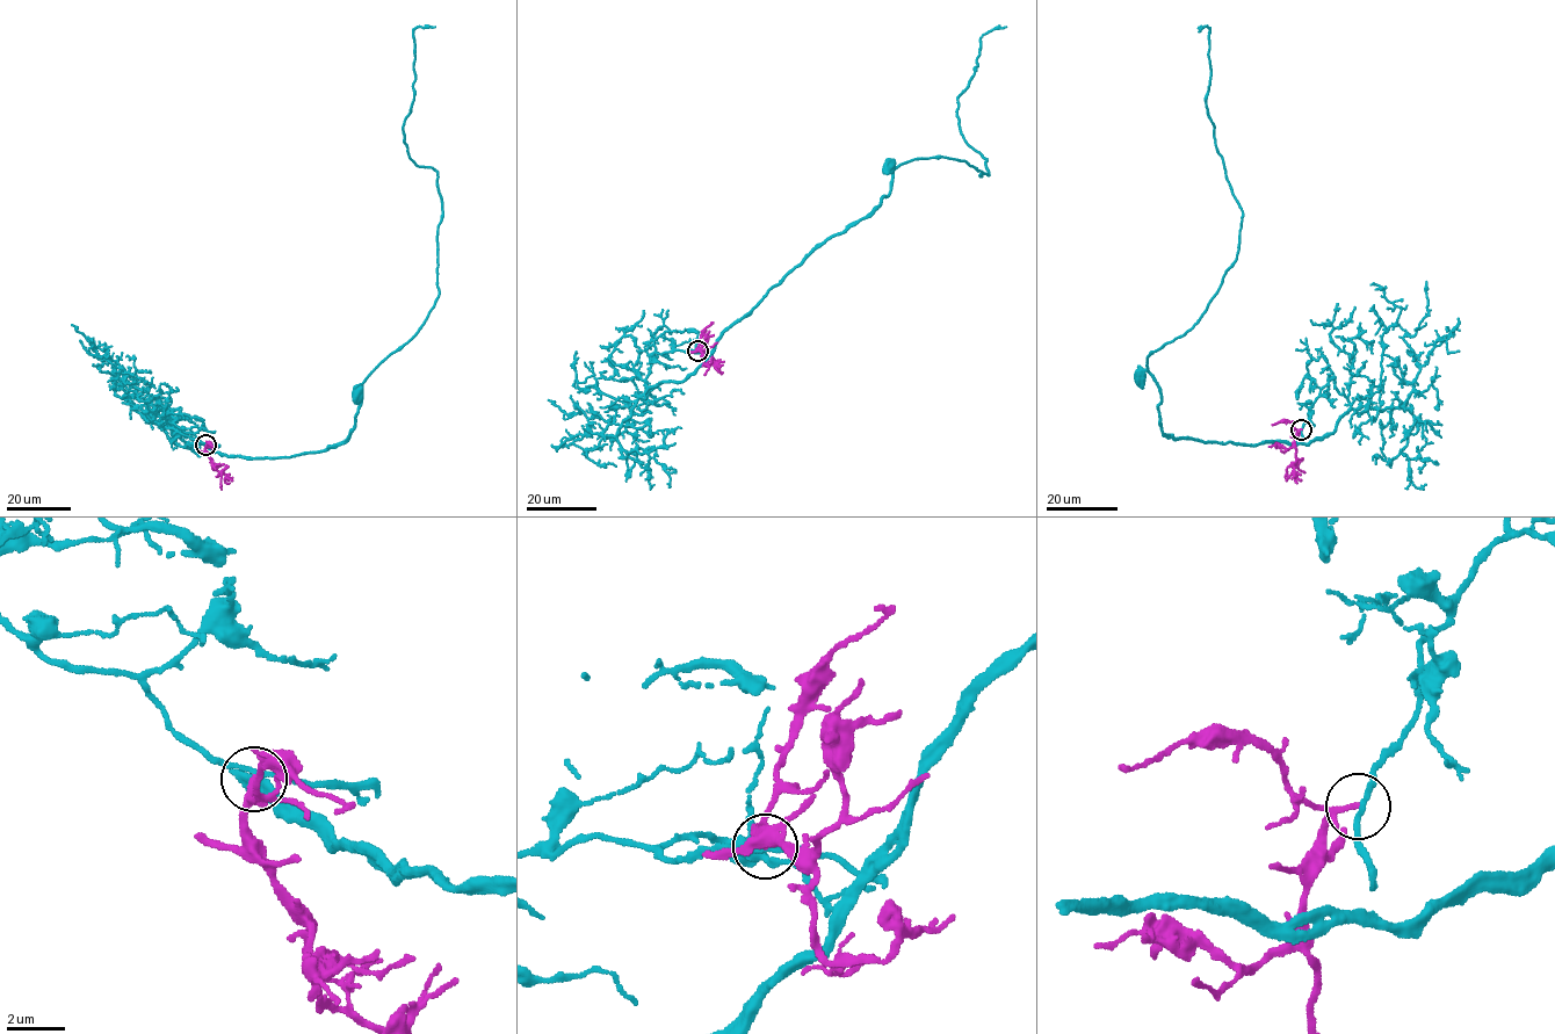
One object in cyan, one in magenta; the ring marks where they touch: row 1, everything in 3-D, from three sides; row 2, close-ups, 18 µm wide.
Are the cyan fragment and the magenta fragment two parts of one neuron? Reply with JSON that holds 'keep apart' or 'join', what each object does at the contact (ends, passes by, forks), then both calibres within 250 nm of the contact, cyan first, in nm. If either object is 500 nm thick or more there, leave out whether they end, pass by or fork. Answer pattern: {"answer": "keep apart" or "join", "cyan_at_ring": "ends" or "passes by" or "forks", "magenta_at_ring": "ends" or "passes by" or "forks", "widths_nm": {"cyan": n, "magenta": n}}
{"answer": "keep apart", "cyan_at_ring": "passes by", "magenta_at_ring": "forks", "widths_nm": {"cyan": 140, "magenta": 110}}

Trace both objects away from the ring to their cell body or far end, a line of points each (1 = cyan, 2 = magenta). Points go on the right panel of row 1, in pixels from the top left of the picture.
1: (1302, 429), (1333, 381), (1350, 406), (1333, 432), (1253, 446), (1169, 438), (1161, 388), (1141, 375)
2: (1301, 429), (1294, 440), (1299, 462), (1287, 468), (1287, 481)

